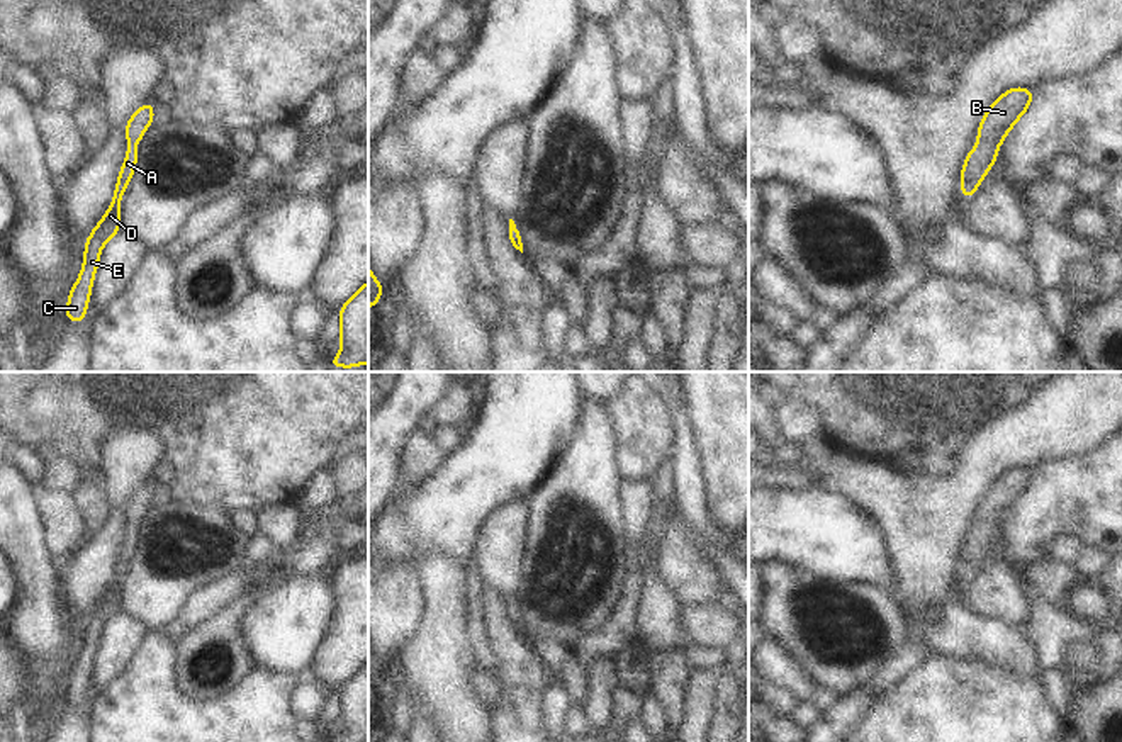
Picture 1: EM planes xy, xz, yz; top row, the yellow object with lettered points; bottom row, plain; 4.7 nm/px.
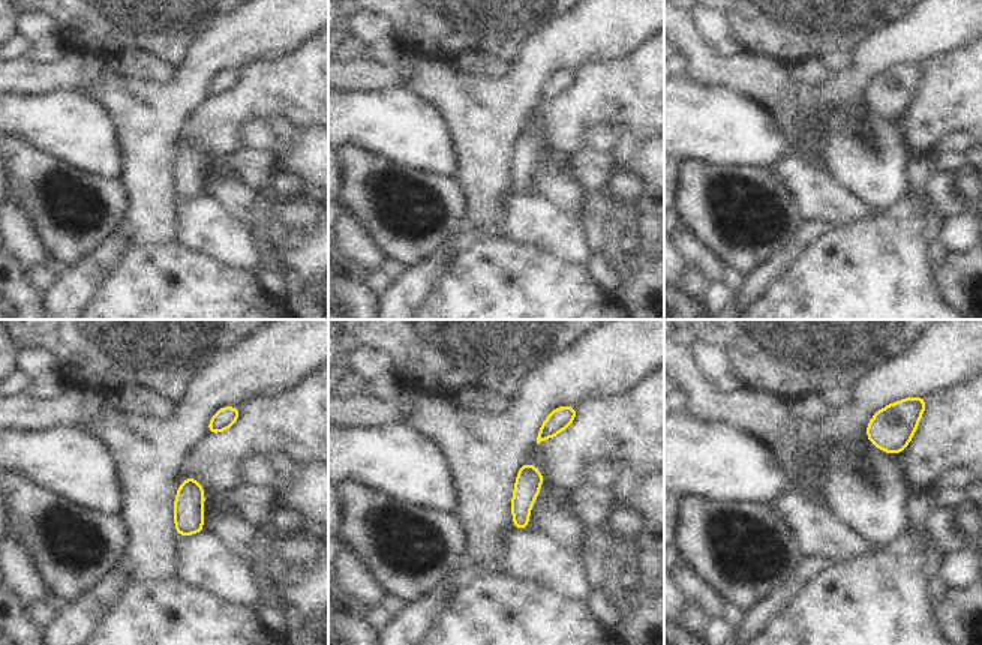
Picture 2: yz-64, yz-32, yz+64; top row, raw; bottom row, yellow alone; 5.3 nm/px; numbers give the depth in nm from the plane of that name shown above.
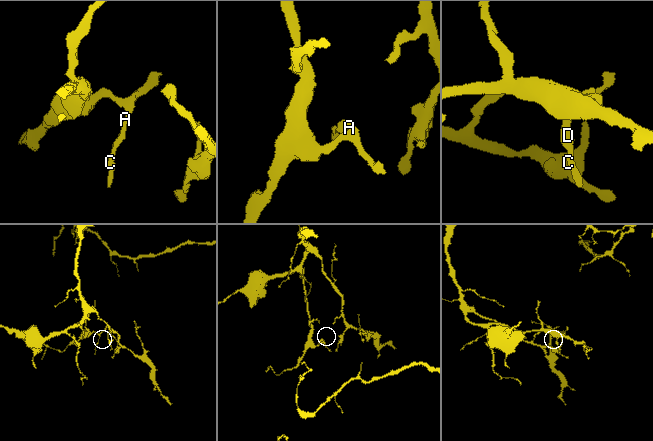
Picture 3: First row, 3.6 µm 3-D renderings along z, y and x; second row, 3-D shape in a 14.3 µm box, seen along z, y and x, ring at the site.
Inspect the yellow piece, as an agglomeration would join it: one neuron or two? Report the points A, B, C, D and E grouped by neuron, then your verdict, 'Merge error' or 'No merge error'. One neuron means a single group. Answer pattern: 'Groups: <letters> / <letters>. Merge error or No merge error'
Groups: A B C D E. No merge error

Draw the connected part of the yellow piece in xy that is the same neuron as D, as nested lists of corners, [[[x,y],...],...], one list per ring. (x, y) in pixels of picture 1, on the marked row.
[[[154,100],[146,102],[129,117],[126,124],[126,141],[129,143],[126,160],[121,166],[109,211],[85,241],[83,267],[76,284],[68,294],[68,306],[65,309],[65,318],[68,321],[83,323],[87,319],[87,304],[92,295],[92,284],[98,268],[100,251],[114,234],[121,233],[119,209],[122,195],[127,190],[139,158],[136,144],[143,139],[144,131],[154,122],[153,110]]]

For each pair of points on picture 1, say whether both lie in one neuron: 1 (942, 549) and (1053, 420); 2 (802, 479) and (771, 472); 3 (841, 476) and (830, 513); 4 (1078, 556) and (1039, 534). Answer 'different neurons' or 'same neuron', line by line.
1: same neuron
2: same neuron
3: different neurons
4: different neurons

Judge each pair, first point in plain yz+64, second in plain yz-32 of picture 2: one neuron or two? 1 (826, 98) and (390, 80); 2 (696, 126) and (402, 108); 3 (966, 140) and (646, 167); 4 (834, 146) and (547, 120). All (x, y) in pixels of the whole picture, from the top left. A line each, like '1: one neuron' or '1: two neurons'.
1: two neurons
2: one neuron
3: two neurons
4: two neurons

